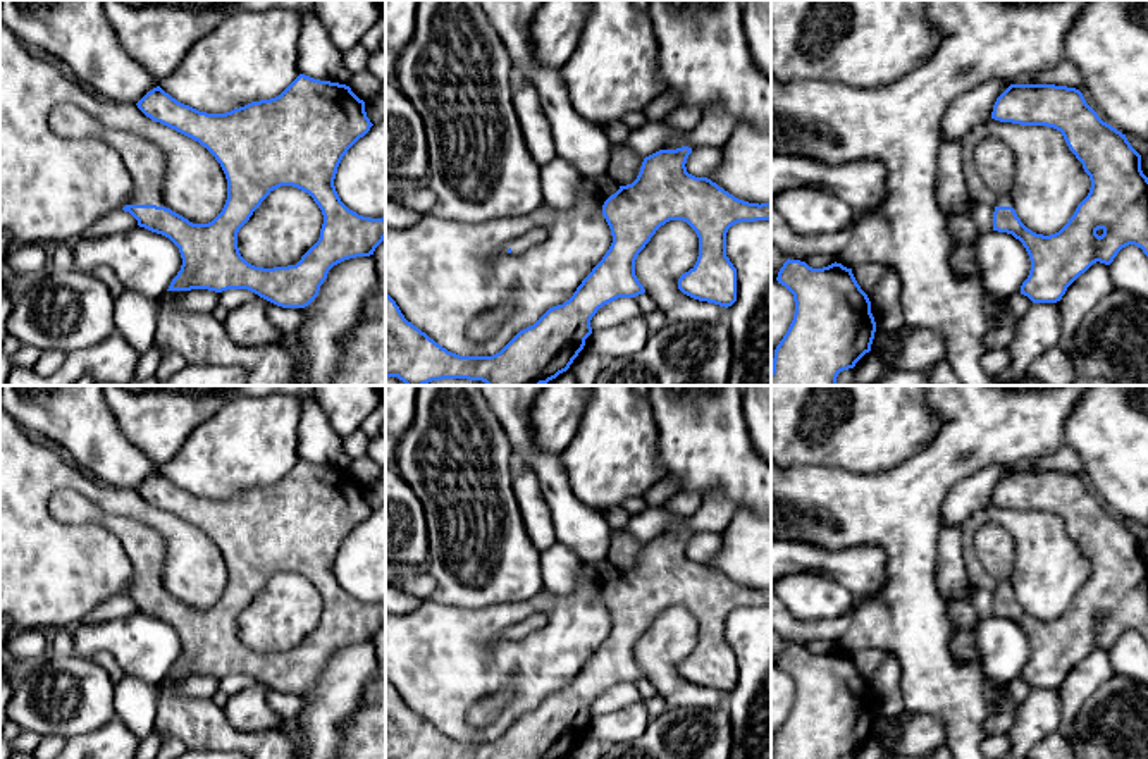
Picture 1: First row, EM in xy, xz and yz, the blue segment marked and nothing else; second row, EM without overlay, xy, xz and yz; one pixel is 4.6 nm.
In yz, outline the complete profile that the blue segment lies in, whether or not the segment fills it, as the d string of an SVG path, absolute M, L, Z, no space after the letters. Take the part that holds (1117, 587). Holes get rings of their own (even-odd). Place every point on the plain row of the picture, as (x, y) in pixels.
M1010 470L997 484L991 504L1060 516L1091 566L1088 582L1059 618L1036 620L1021 608L1012 594L1010 577L1015 563L1012 535L997 523L988 523L976 532L978 556L997 580L993 616L1019 625L1031 645L1031 656L1021 671L1021 680L1033 688L1057 688L1093 649L1110 651L1122 633L1134 630L1148 642L1148 563L1141 556L1141 540L1131 532L1126 520L1098 503L1079 475L1055 470Z

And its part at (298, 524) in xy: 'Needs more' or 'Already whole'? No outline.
Needs more

